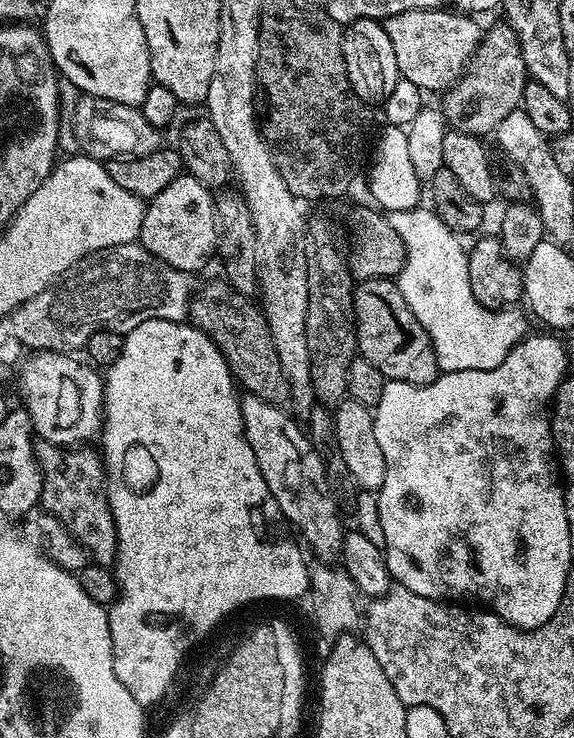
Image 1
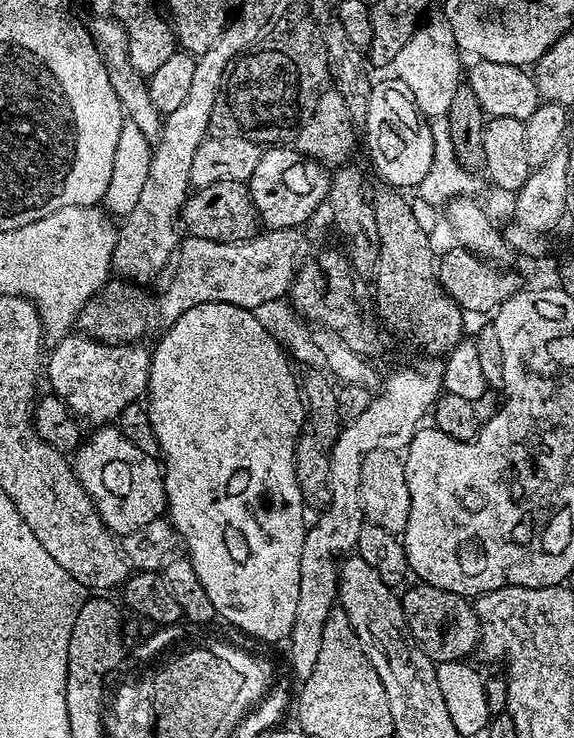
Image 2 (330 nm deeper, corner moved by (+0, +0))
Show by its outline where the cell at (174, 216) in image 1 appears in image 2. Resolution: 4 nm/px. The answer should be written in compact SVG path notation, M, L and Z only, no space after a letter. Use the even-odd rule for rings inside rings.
M272 146L267 150L261 151L260 160L254 166L254 174L249 180L246 182L247 191L250 193L250 204L254 209L255 215L258 217L258 220L261 220L262 223L265 224L265 229L275 230L278 228L295 228L299 229L301 227L300 224L304 224L308 219L311 218L312 215L316 212L316 207L323 205L325 203L326 197L328 195L329 185L326 183L326 176L324 180L324 172L325 169L321 167L319 163L317 163L313 159L308 159L307 156L304 156L303 153L297 151L295 147L291 146Z

